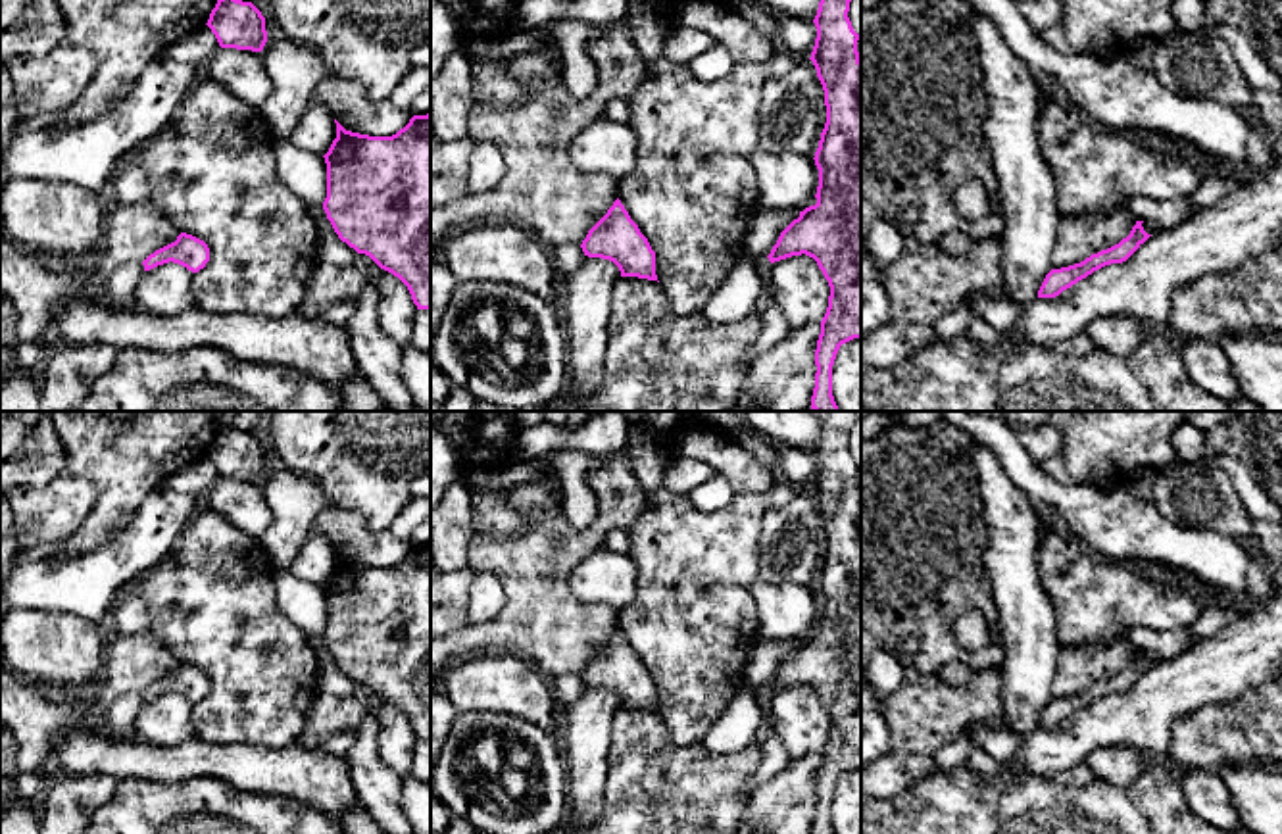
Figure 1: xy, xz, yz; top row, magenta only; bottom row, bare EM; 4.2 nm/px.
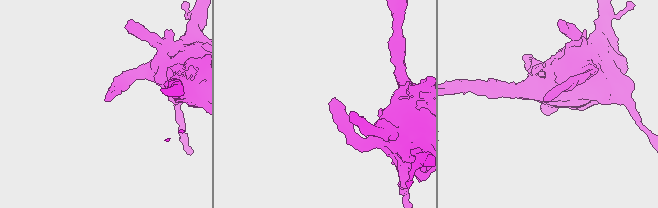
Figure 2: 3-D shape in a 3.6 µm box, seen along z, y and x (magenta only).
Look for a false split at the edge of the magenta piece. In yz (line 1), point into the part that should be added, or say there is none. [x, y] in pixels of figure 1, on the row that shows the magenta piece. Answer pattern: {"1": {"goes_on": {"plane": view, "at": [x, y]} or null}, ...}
{"1": {"goes_on": null}}

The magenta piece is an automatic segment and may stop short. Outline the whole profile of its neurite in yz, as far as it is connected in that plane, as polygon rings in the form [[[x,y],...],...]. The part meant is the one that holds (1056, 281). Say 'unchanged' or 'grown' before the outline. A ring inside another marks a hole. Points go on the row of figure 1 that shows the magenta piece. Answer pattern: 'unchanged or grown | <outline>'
unchanged | [[[1136,221],[1132,227],[1130,234],[1122,238],[1119,244],[1101,250],[1097,254],[1092,254],[1080,263],[1061,267],[1061,269],[1051,269],[1040,290],[1038,298],[1055,298],[1063,290],[1071,288],[1078,281],[1086,279],[1094,271],[1111,265],[1111,263],[1122,263],[1126,261],[1151,234],[1147,234],[1142,227],[1144,221]]]

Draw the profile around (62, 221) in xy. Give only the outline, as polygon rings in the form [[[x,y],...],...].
[[[8,177],[0,194],[0,231],[15,244],[63,263],[98,250],[106,211],[98,196],[69,183]]]

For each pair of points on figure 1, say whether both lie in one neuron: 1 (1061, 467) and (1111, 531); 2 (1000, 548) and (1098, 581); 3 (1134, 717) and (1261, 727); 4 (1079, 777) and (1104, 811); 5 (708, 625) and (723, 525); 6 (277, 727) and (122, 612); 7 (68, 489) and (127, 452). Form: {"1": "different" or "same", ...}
{"1": "different", "2": "different", "3": "different", "4": "different", "5": "same", "6": "different", "7": "different"}

